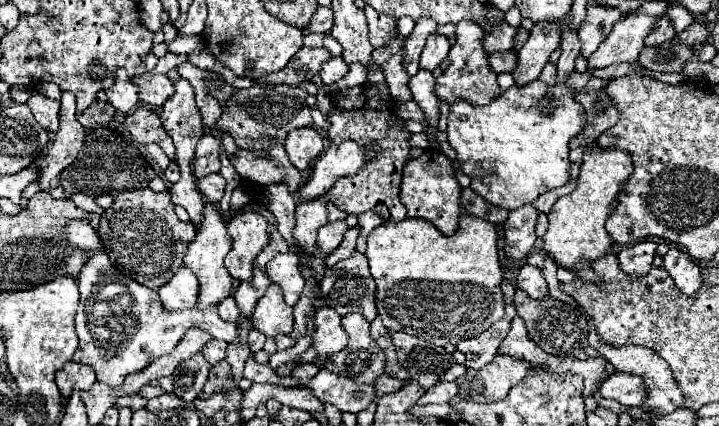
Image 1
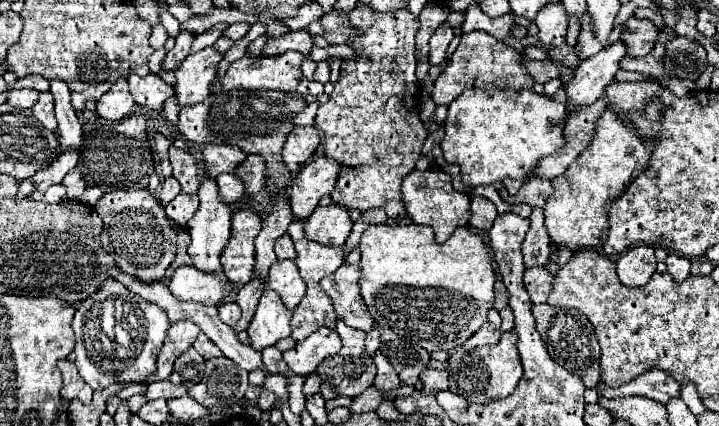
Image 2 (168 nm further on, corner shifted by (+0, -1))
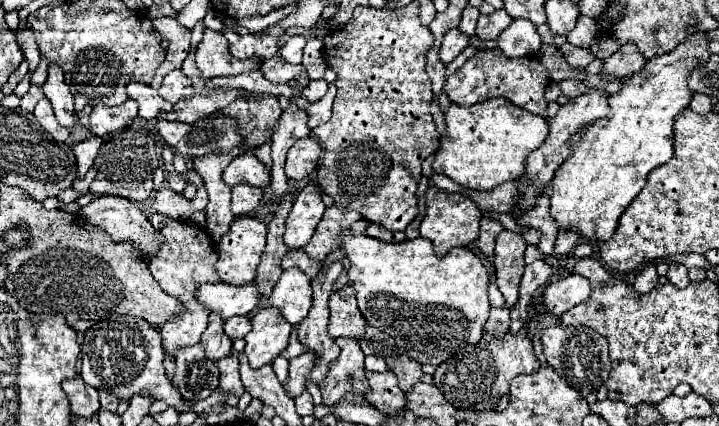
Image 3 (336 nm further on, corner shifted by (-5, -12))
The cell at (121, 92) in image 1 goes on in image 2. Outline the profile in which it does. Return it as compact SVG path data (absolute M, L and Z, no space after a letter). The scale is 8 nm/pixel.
M118 79L108 93L104 93L104 97L100 97L96 101L96 113L98 117L106 119L106 121L120 121L124 117L130 115L132 107L134 107L134 99L130 95L130 89L128 89L128 81L126 79Z

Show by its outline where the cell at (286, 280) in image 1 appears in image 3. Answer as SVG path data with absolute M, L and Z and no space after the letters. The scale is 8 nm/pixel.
M289 268L277 280L269 304L281 310L281 316L293 326L299 324L311 308L313 292L309 278L299 268Z

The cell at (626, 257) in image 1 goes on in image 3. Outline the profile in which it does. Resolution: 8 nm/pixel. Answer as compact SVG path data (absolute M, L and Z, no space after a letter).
M647 264L643 266L641 270L635 272L635 280L633 280L633 290L639 292L639 294L645 294L645 292L651 292L659 282L659 276L657 276L657 270L653 264Z

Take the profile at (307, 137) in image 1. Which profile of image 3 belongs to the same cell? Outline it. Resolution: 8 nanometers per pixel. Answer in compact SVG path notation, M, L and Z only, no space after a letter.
M301 138L287 152L285 174L291 180L303 180L303 178L307 178L317 168L319 158L321 158L319 142L315 138Z

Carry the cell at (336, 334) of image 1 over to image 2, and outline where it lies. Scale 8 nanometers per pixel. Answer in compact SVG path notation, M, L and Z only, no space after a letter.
M318 329L312 335L308 335L304 341L298 341L292 349L284 351L284 361L296 375L310 375L316 371L322 359L338 353L342 347L342 341L336 331L332 329Z

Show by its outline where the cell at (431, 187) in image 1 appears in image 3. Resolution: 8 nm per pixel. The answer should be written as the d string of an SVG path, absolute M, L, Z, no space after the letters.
M431 186L425 192L425 200L427 200L427 210L425 210L425 218L421 222L421 236L431 240L435 246L435 254L441 258L445 256L451 248L455 246L467 246L469 242L475 242L479 236L479 220L481 220L481 210L479 206L463 196L463 194L455 194L455 192L445 192L439 190L435 186Z

